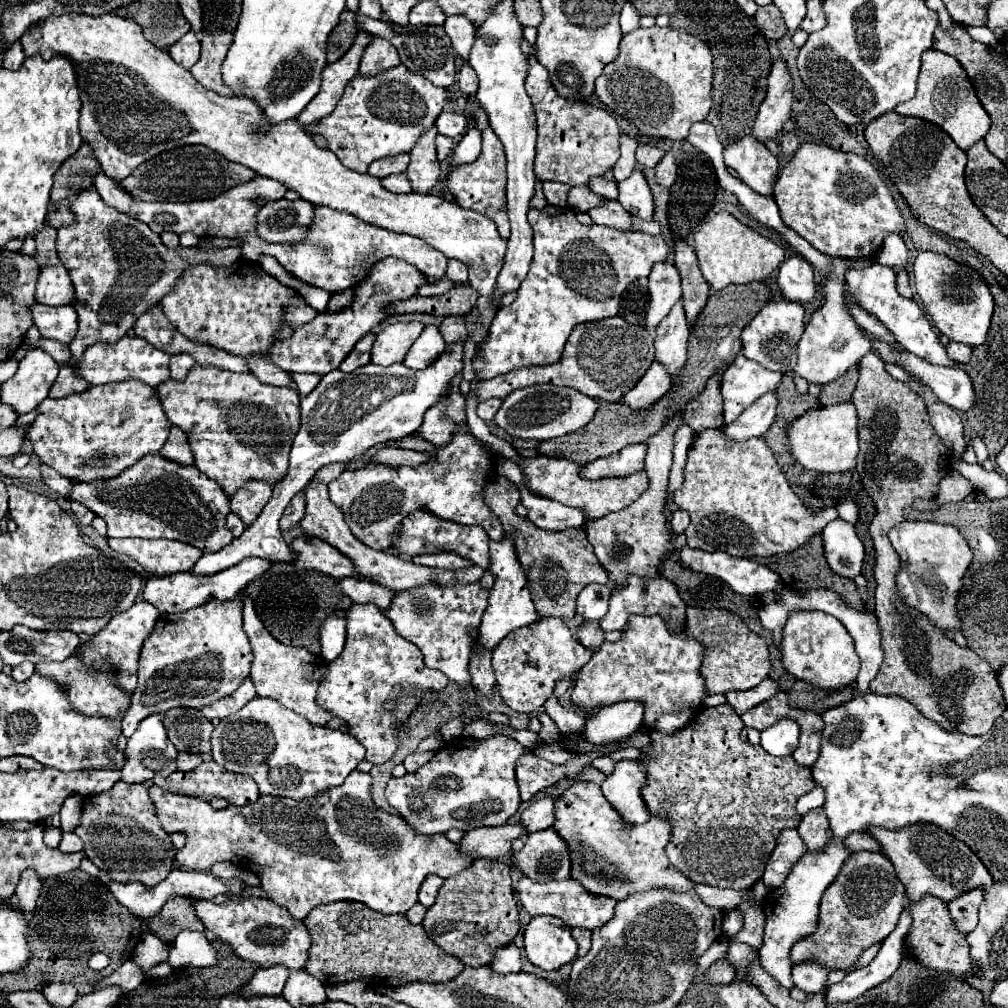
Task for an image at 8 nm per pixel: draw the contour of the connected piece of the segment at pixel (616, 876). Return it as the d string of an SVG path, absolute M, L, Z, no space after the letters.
M574 783L566 789L556 801L556 821L552 829L562 837L568 845L570 861L572 861L572 879L576 879L588 893L612 897L622 901L628 895L650 889L672 889L674 893L684 893L694 889L700 901L708 907L716 907L720 911L736 909L738 901L748 899L754 901L752 891L736 893L734 889L716 889L700 883L692 883L680 871L676 871L666 857L664 847L670 843L670 825L652 817L644 825L626 823L618 811L606 801L600 787L596 783Z

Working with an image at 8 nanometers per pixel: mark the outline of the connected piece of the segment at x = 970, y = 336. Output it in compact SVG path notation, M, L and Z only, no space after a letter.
M922 251L914 261L914 285L926 313L942 335L946 335L950 341L958 341L970 347L984 343L990 329L994 299L988 285L974 269L956 263L946 255Z

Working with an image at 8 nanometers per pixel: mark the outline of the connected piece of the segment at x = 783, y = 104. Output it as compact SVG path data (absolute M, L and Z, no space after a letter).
M782 59L772 63L768 75L768 91L766 99L758 109L758 117L754 121L752 135L758 141L766 141L770 137L778 137L784 123L792 113L792 99L794 99L794 83L788 73L788 67Z

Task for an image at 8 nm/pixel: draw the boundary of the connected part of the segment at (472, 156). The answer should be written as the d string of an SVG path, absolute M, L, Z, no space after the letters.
M472 127L472 129L466 131L462 141L454 149L454 157L452 157L450 169L456 167L456 165L464 165L464 163L476 161L478 155L480 155L480 149L482 149L482 135L480 135L480 131L476 127Z

